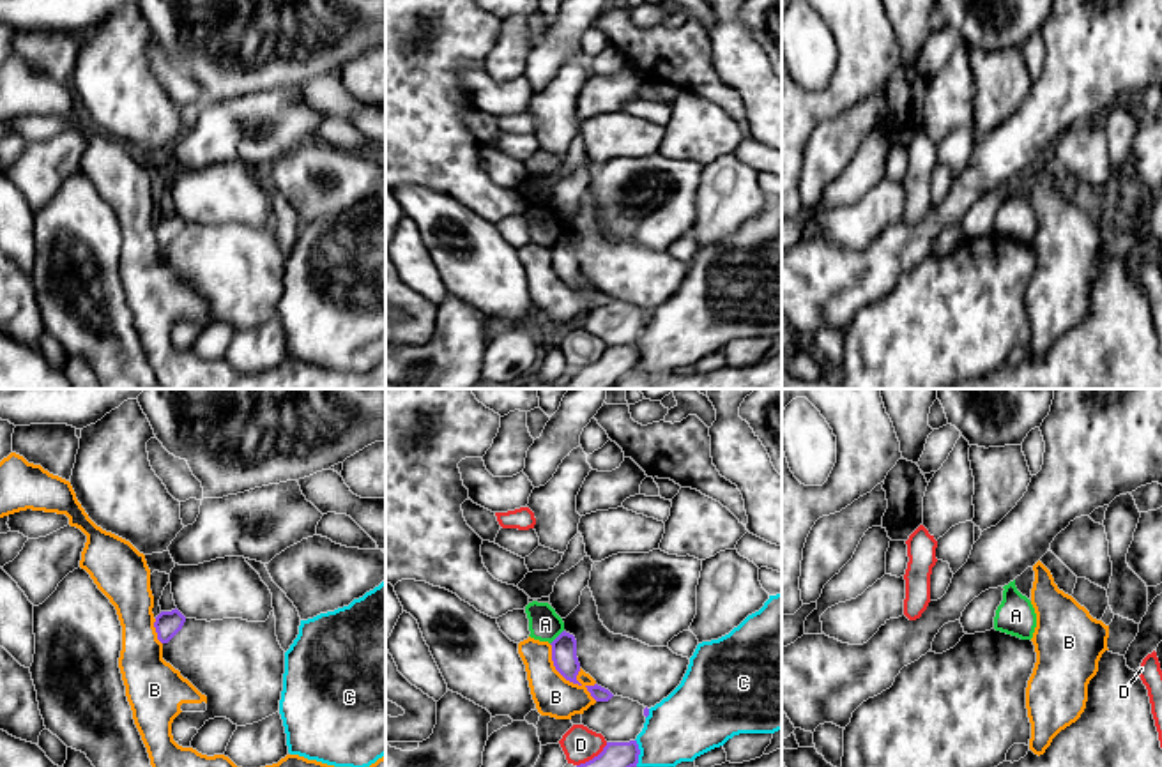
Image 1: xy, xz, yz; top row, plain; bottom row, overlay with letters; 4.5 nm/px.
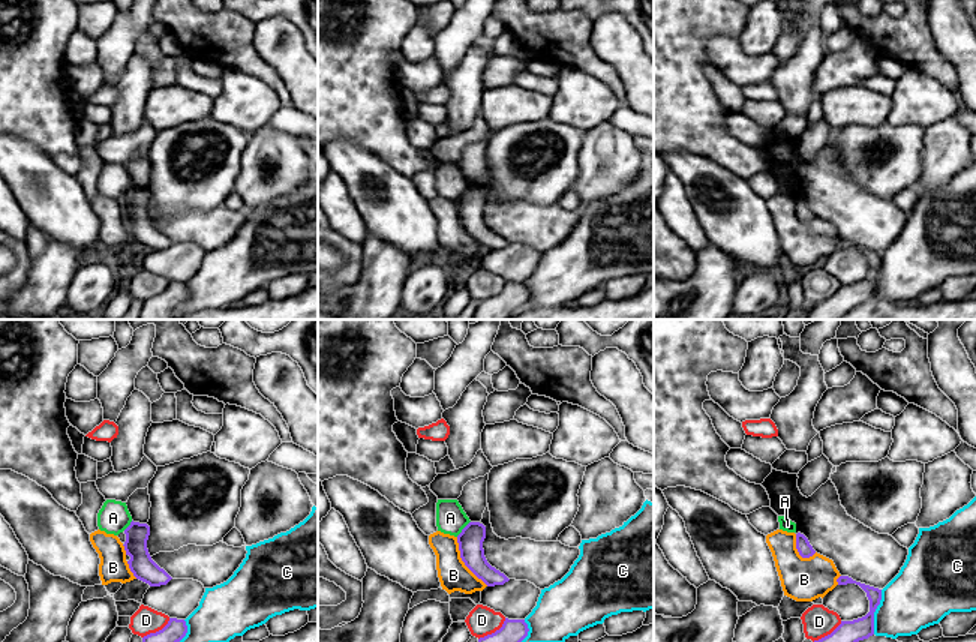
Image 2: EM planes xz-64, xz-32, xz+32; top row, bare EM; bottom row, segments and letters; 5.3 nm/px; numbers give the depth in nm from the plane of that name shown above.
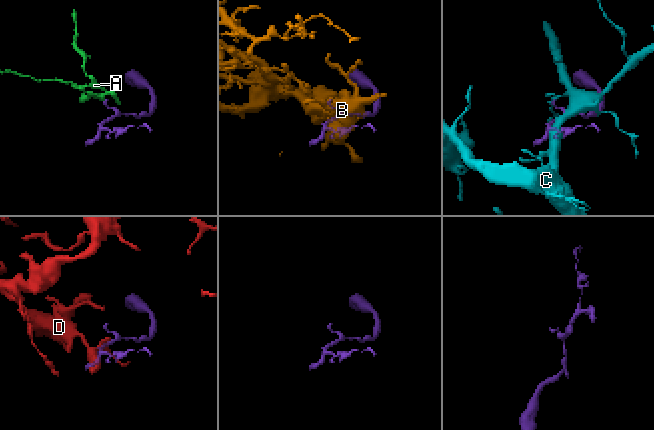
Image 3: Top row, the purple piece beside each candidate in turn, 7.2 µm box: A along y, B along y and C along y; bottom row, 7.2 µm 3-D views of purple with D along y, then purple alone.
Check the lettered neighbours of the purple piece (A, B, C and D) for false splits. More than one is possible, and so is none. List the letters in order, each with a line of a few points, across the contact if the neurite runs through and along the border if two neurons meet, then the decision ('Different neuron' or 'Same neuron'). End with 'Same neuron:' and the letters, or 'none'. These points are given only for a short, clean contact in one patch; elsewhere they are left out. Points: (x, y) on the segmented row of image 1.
A: Line: xz (563, 630), (550, 644). Different neuron
B: Different neuron
C: Different neuron
D: Different neuron
Same neuron: none

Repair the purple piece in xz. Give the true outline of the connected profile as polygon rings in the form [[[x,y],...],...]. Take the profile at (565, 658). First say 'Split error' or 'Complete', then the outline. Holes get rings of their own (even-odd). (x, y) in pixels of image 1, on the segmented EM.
Complete. [[[562,631],[552,643],[552,661],[555,670],[570,682],[582,686],[577,680],[580,663],[577,657],[577,640],[573,634]]]

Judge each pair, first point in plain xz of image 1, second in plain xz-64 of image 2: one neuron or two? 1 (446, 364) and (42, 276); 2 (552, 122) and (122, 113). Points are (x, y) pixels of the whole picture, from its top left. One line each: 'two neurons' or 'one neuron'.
1: one neuron
2: one neuron

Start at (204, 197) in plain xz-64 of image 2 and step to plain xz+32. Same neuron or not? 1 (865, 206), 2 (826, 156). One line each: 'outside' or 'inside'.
1: outside
2: outside

